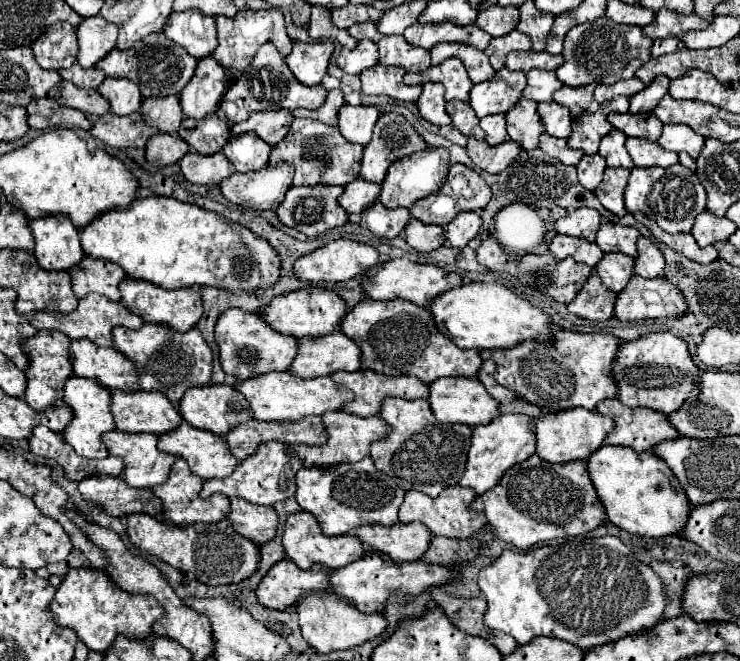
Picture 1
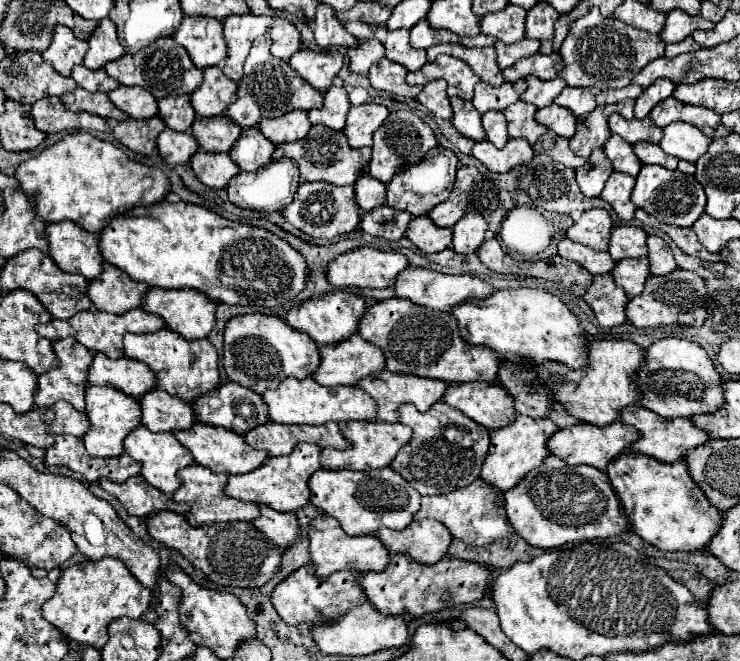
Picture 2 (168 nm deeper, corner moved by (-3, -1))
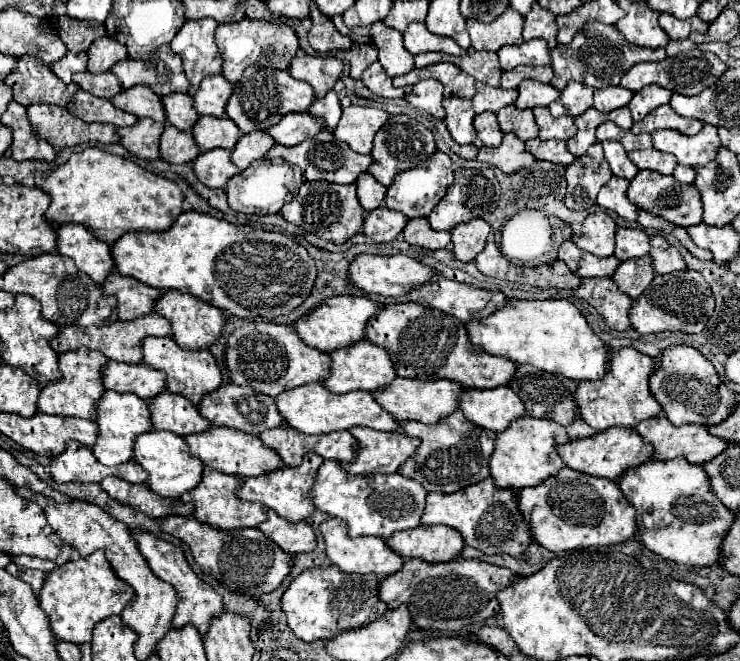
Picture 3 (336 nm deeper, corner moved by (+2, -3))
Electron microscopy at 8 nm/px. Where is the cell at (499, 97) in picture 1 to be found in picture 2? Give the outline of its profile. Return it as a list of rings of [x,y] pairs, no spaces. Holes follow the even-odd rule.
[[[518,80],[514,84],[502,84],[502,86],[490,86],[484,82],[476,84],[476,92],[474,92],[474,108],[484,114],[488,110],[506,110],[510,104],[520,100],[520,94],[526,90],[526,82]]]

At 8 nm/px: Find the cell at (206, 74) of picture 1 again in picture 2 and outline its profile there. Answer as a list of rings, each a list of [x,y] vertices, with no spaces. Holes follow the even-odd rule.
[[[218,66],[204,70],[200,88],[192,94],[192,106],[198,116],[220,116],[236,100],[236,82],[224,76]]]

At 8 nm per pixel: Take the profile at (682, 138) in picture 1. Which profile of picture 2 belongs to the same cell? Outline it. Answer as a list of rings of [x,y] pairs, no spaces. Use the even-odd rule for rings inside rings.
[[[674,122],[664,128],[660,146],[670,156],[696,162],[708,150],[710,142],[712,140],[706,134],[702,134],[696,126],[686,122]]]

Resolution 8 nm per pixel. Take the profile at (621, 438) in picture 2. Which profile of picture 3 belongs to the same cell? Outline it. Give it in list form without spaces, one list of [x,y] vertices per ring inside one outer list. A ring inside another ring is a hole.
[[[615,426],[615,428],[607,428],[603,432],[597,432],[595,436],[571,440],[563,446],[557,446],[557,452],[563,458],[565,466],[569,466],[573,470],[579,470],[579,472],[585,472],[591,476],[603,476],[609,480],[617,480],[627,468],[647,462],[653,454],[653,448],[649,444],[645,446],[643,438],[639,436],[639,432],[635,428]]]

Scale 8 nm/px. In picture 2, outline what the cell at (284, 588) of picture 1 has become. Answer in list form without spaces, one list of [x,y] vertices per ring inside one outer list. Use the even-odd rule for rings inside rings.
[[[312,564],[298,568],[292,572],[290,578],[280,582],[272,594],[272,604],[278,612],[278,616],[288,626],[298,626],[302,622],[306,624],[318,624],[318,622],[332,622],[340,618],[340,614],[348,612],[352,606],[360,606],[366,602],[366,594],[358,582],[360,574],[356,572],[336,572],[328,578],[318,578],[316,568]]]

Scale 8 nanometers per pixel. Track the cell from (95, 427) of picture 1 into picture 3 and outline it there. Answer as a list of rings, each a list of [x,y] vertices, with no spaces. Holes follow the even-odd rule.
[[[105,390],[99,406],[97,406],[97,424],[99,424],[99,436],[95,446],[91,448],[95,458],[105,466],[117,466],[133,458],[133,440],[137,434],[151,430],[151,418],[149,410],[143,398],[135,394],[119,394],[113,390]]]

